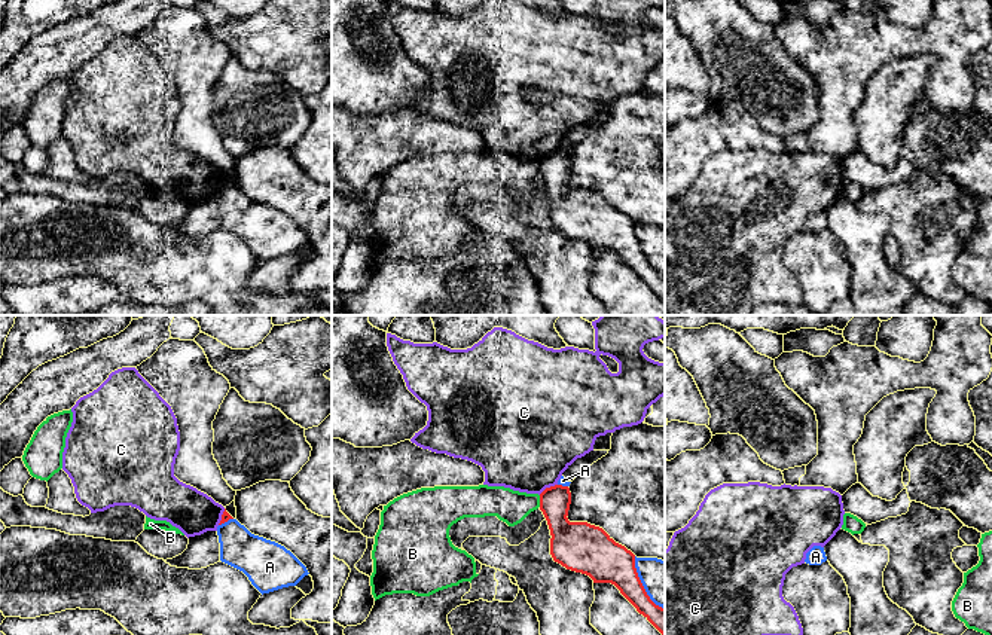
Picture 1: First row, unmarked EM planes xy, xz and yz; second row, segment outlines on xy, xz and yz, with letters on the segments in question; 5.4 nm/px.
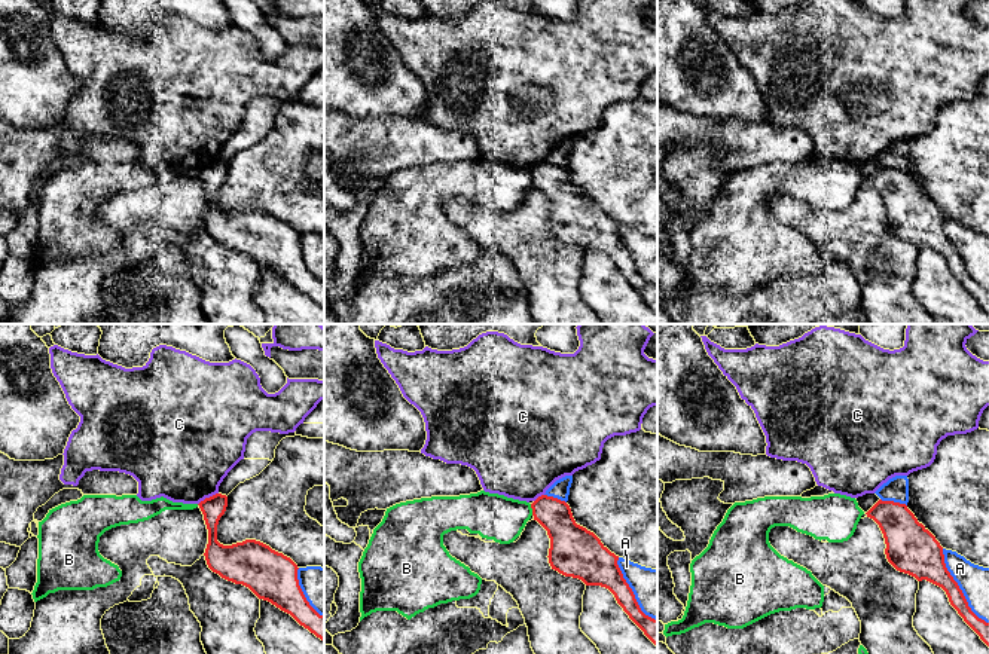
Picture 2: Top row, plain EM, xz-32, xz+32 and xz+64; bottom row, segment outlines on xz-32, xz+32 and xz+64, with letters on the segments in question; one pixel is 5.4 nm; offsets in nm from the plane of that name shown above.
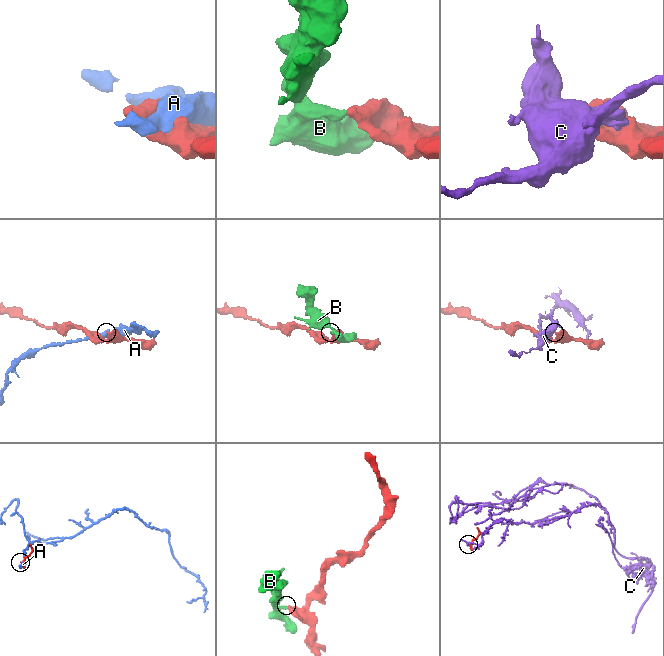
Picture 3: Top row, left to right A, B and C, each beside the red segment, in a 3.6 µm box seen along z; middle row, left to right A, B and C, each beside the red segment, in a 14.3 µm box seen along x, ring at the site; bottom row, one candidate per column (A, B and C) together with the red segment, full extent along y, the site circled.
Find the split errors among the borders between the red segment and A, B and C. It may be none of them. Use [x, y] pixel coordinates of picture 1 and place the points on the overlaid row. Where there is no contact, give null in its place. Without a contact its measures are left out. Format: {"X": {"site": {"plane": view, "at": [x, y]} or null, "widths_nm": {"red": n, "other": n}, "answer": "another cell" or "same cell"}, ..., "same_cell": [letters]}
{"A": {"site": {"plane": "xz", "at": [641, 585]}, "widths_nm": {"red": 240, "other": 220}, "answer": "another cell"}, "B": {"site": {"plane": "xz", "at": [540, 501]}, "widths_nm": {"red": 180, "other": 180}, "answer": "another cell"}, "C": {"site": {"plane": "xz", "at": [548, 488]}, "widths_nm": {"red": 160, "other": 480}, "answer": "another cell"}, "same_cell": []}

